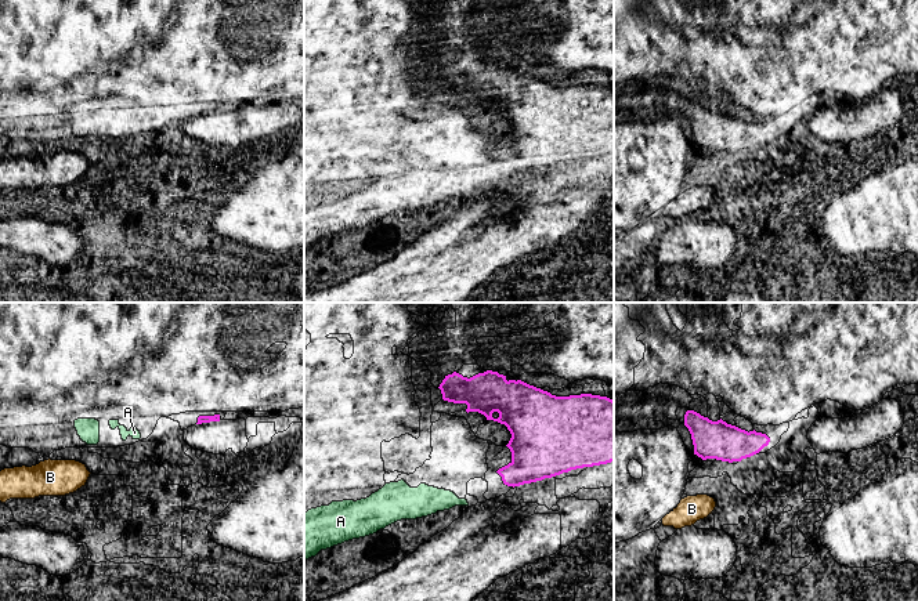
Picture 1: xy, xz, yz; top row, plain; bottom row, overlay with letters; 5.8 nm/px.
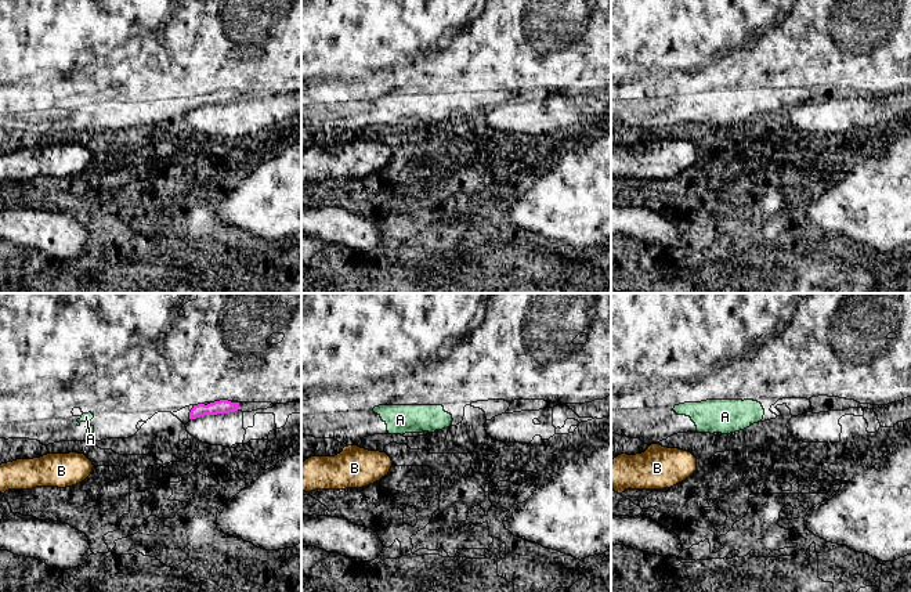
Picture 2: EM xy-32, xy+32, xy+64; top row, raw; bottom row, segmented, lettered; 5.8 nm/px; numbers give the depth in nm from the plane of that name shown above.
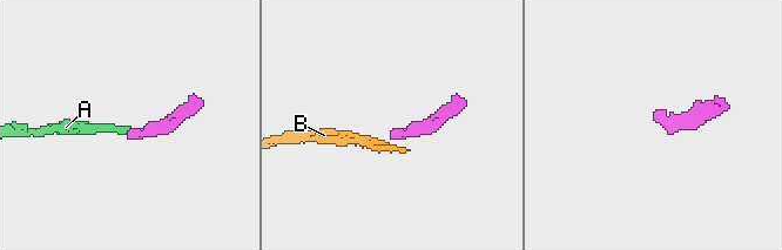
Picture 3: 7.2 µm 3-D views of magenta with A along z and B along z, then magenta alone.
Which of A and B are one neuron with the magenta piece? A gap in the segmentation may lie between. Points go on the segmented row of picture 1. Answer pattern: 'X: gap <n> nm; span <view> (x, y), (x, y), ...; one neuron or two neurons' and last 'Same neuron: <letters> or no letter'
A: gap 240 nm; span xz (503, 482), (466, 500); one neuron
B: gap 200 nm; span yz (703, 459), (703, 495); two neurons
Same neuron: A

